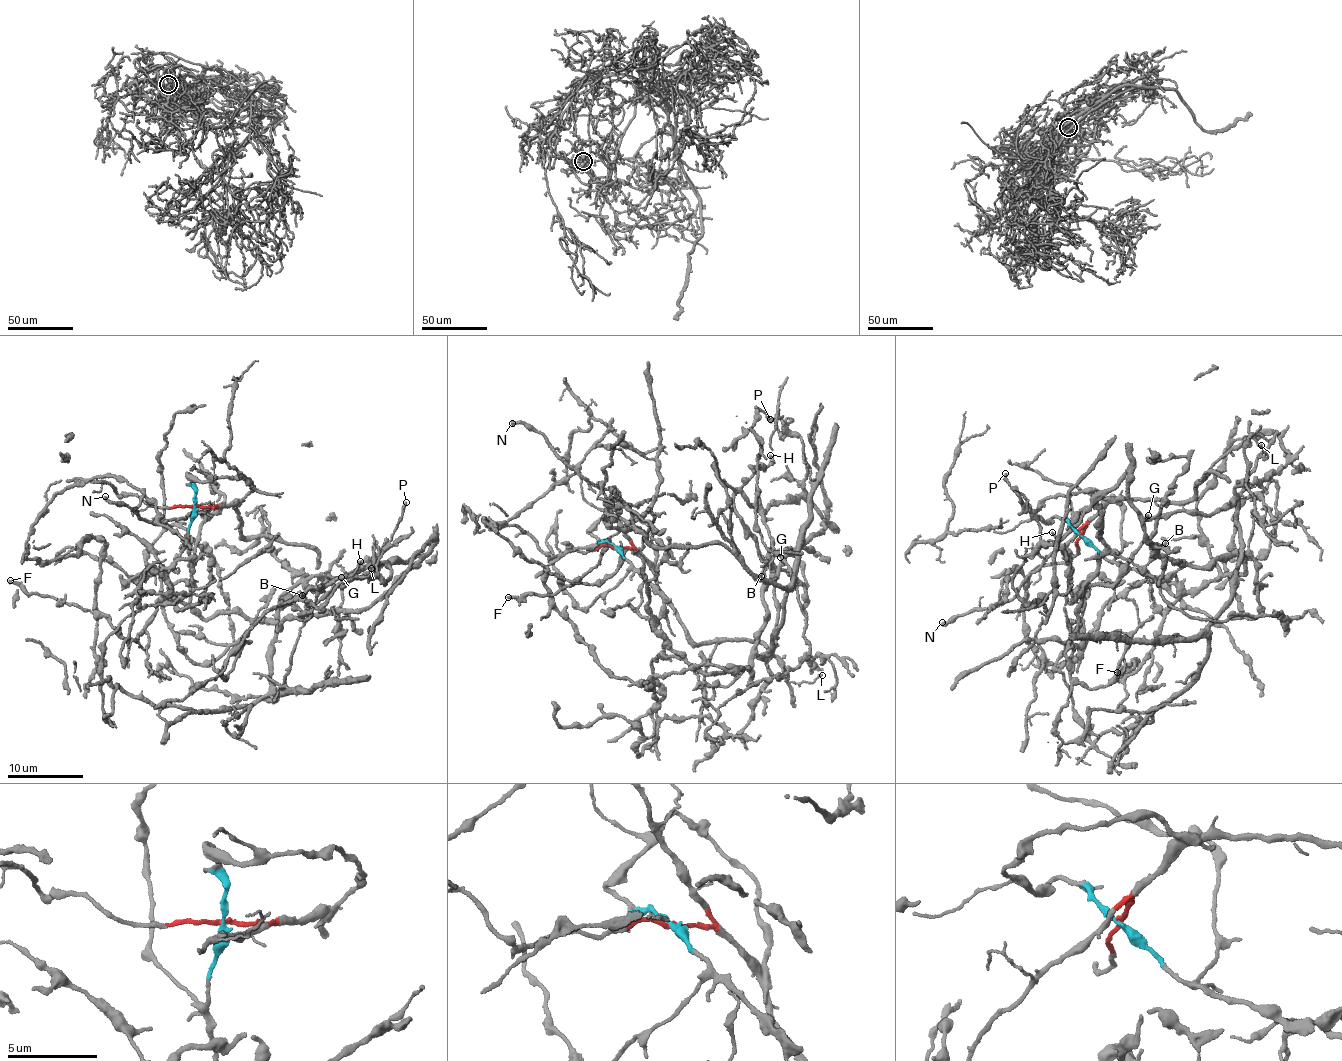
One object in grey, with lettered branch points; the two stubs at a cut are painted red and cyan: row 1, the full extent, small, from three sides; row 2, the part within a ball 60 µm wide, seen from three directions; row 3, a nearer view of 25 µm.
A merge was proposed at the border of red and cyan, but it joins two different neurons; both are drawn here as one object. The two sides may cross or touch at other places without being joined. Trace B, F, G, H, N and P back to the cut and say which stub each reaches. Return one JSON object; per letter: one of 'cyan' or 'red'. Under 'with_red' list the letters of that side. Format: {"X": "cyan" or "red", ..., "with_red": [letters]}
{"B": "cyan", "F": "cyan", "G": "cyan", "H": "cyan", "N": "red", "P": "cyan", "with_red": ["N"]}

